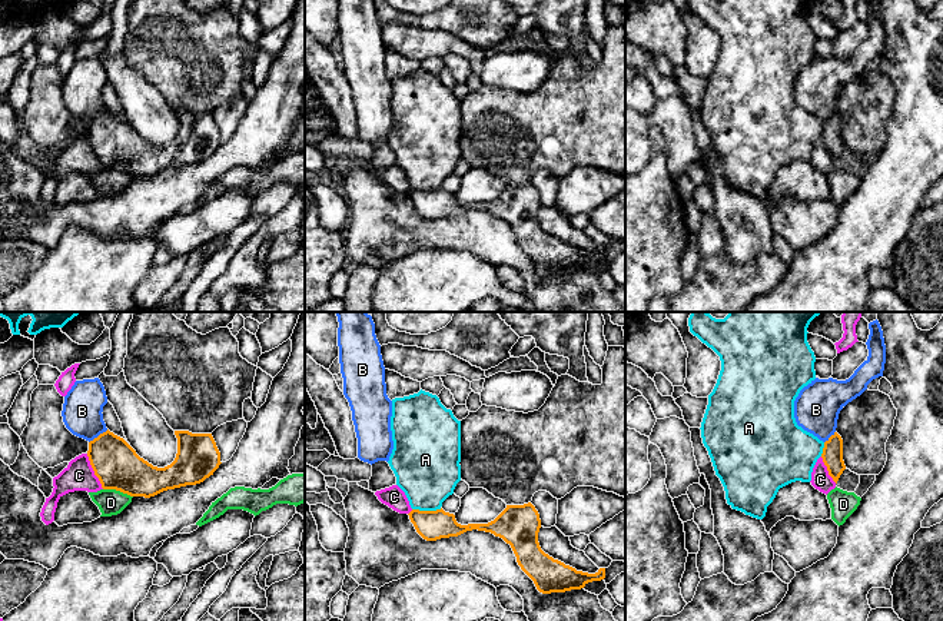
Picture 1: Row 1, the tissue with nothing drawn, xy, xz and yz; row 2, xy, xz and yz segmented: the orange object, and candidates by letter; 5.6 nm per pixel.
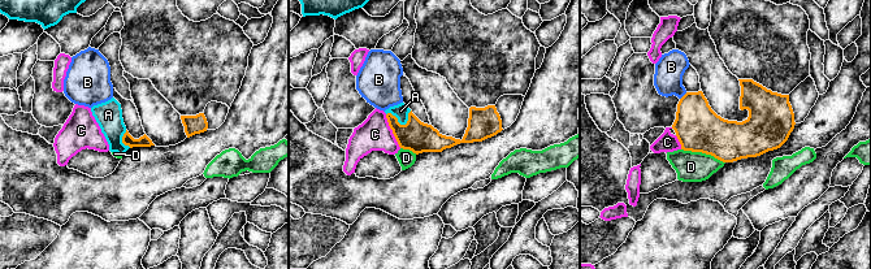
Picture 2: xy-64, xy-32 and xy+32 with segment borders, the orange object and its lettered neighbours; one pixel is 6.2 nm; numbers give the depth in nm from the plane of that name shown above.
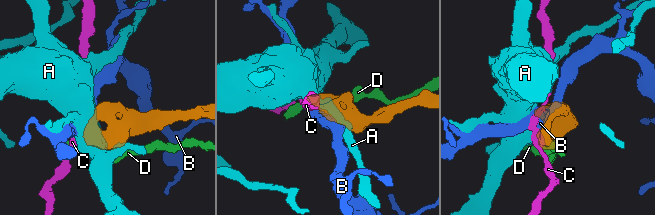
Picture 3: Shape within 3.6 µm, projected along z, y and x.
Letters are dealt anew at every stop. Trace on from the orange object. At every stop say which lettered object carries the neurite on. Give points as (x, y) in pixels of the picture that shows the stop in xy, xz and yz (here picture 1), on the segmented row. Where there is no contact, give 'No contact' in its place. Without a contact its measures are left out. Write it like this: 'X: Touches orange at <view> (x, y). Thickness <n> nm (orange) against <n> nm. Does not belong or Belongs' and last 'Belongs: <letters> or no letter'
A: Touches orange at xz (427, 511). Thickness 170 nm (orange) against 360 nm. Does not belong
B: Touches orange at xy (99, 435). Thickness 260 nm (orange) against 220 nm. Does not belong
C: Touches orange at xy (93, 470). Thickness 260 nm (orange) against 170 nm. Does not belong
D: Touches orange at xy (118, 490). Thickness 260 nm (orange) against 140 nm. Does not belong
Belongs: no letter

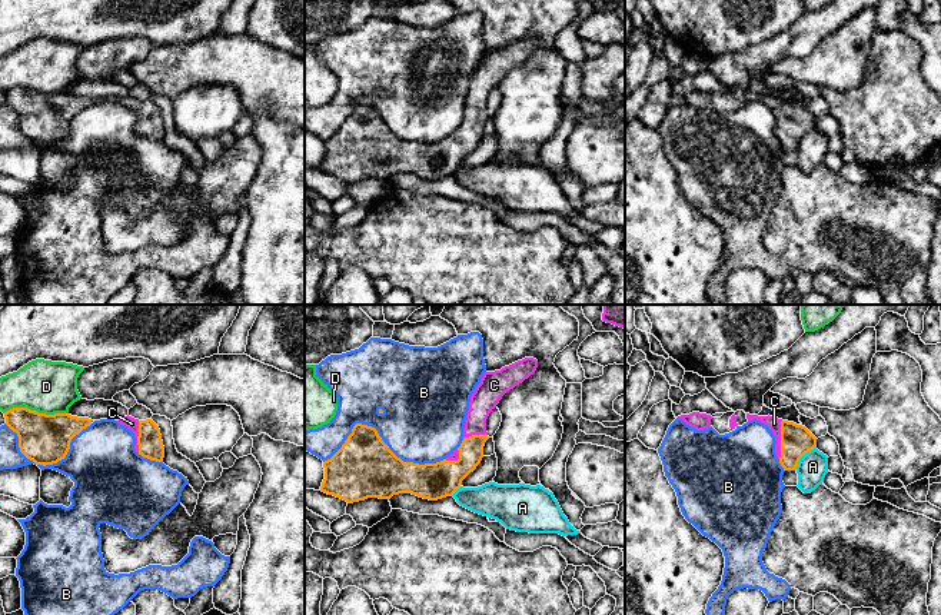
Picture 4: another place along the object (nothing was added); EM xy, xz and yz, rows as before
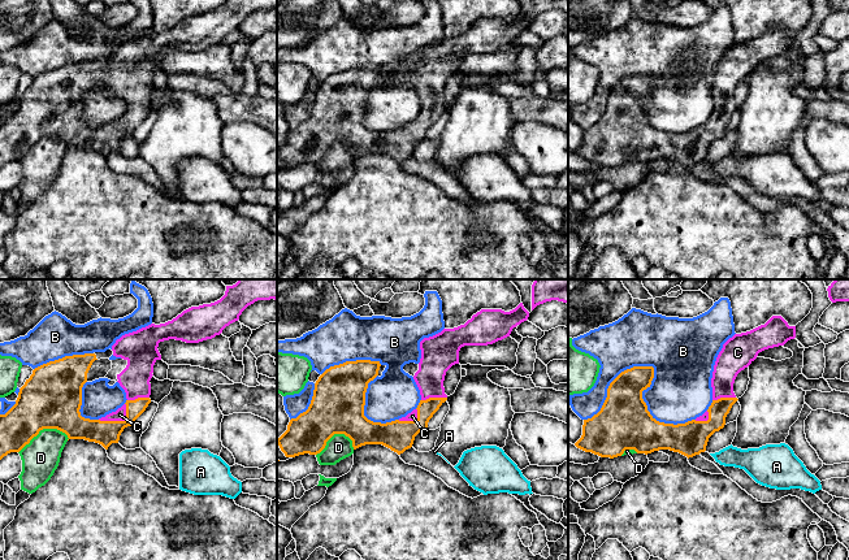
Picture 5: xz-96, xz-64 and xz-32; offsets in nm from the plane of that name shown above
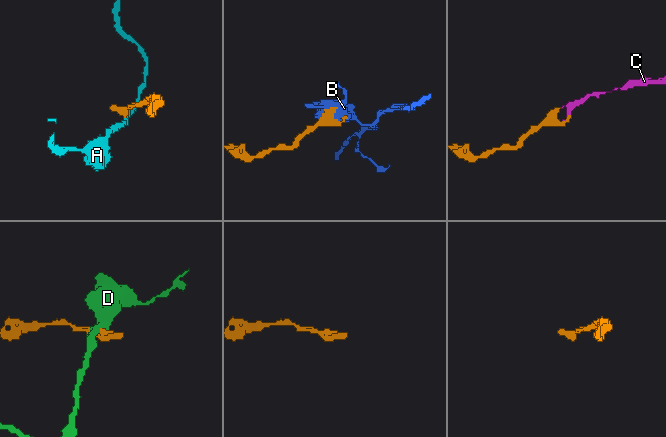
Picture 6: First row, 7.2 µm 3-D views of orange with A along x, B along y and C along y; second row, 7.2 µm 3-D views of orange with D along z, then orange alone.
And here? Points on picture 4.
A: Touches orange at yz (802, 455). Thickness 180 nm (orange) against 170 nm. Does not belong
B: Touches orange at xz (379, 436). Thickness 340 nm (orange) against 440 nm. Does not belong
C: Touches orange at yz (781, 439). Thickness 180 nm (orange) against 80 nm. Belongs
D: Touches orange at xy (35, 411). Thickness 280 nm (orange) against 300 nm. Does not belong
Belongs: C

